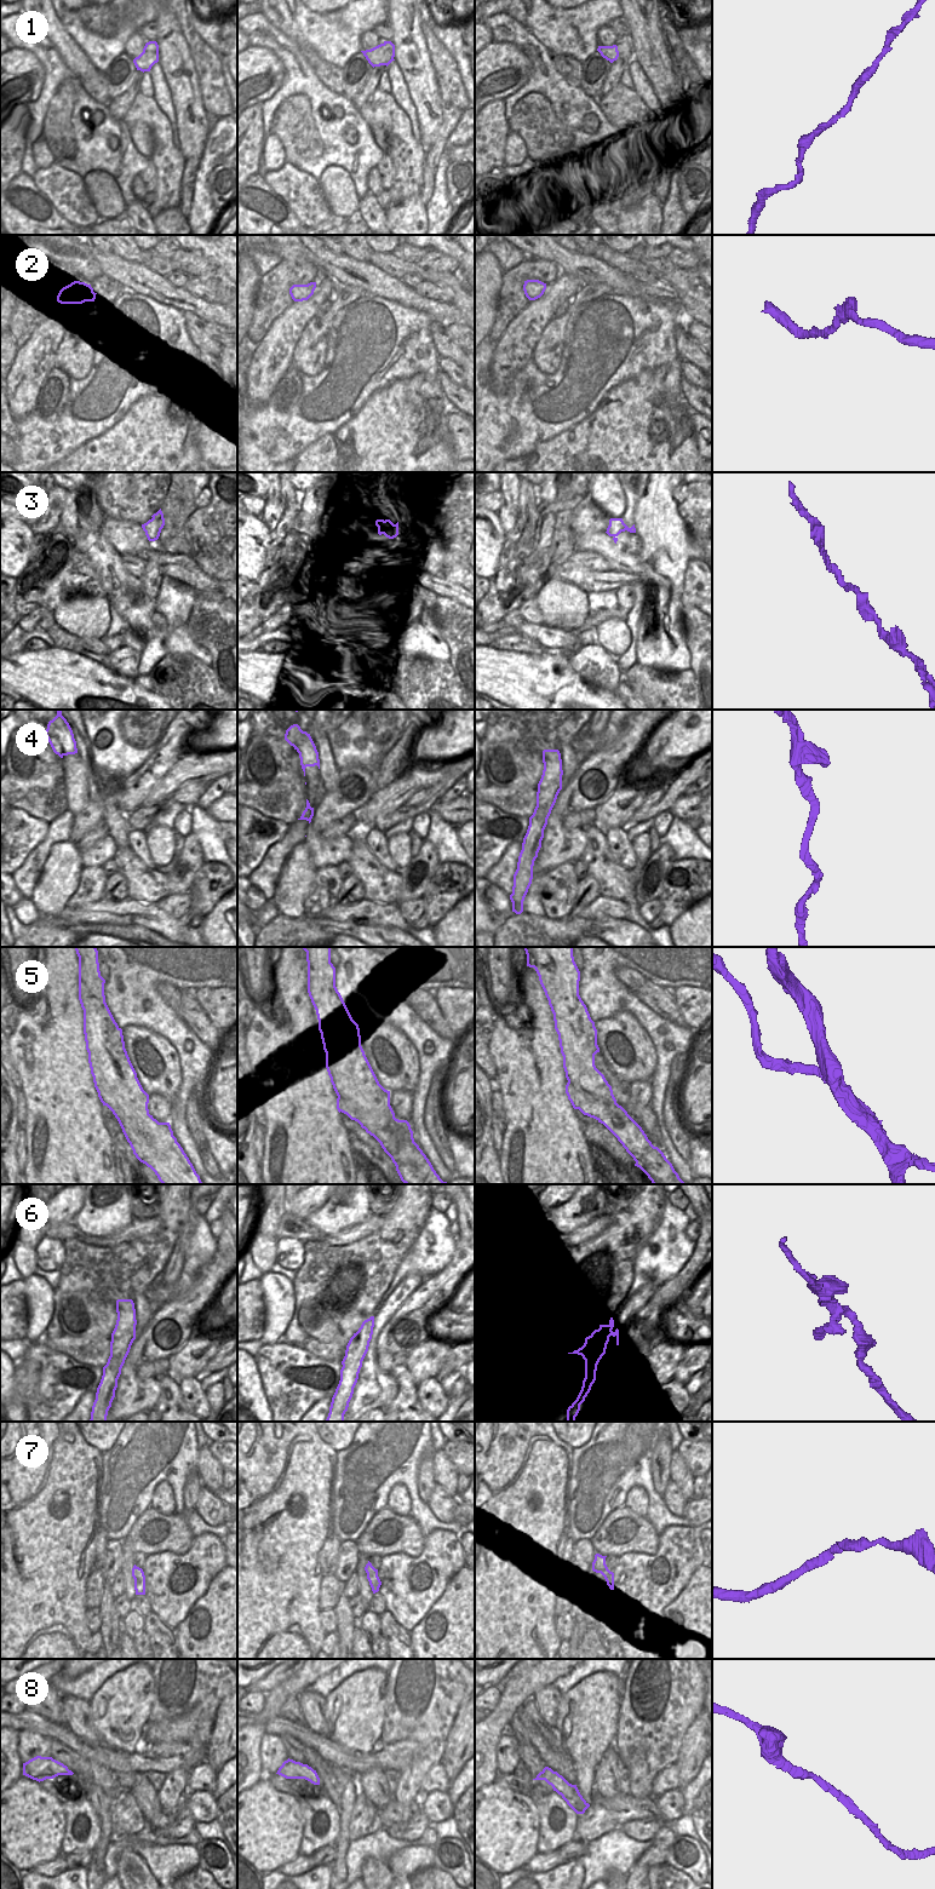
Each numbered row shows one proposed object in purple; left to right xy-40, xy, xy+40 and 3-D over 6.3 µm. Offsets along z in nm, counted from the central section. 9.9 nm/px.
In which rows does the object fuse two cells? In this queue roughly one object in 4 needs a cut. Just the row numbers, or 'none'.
5, 6

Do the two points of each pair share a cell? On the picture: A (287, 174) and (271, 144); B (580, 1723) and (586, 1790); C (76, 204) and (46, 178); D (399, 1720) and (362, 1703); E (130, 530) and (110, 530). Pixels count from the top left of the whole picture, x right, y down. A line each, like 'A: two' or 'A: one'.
A: two
B: one
C: one
D: two
E: one

